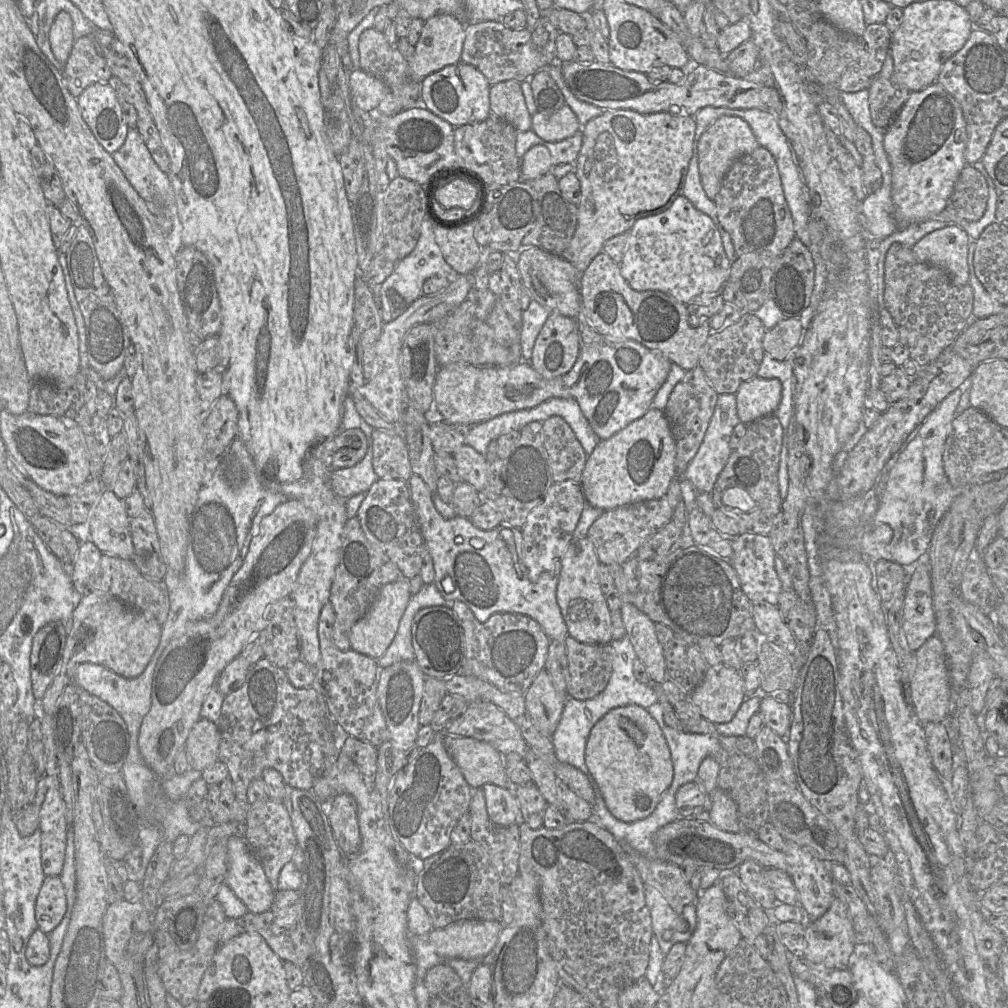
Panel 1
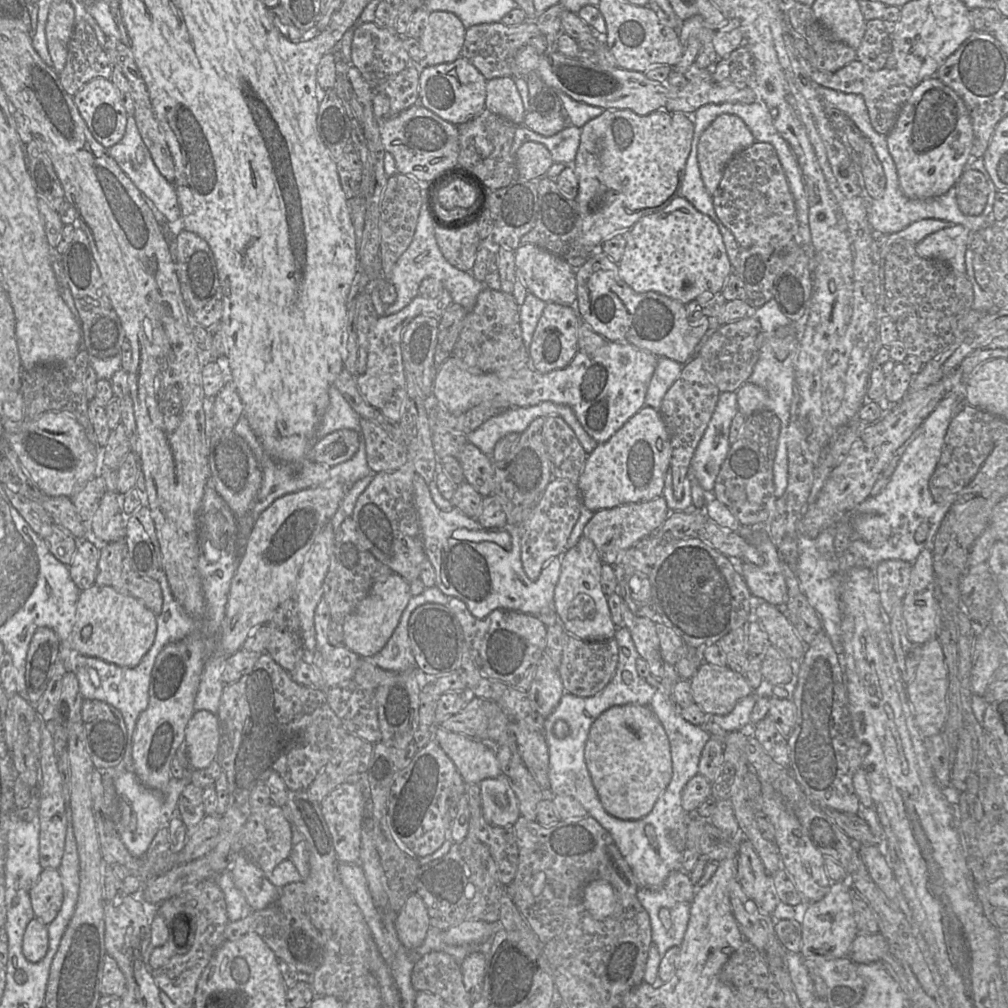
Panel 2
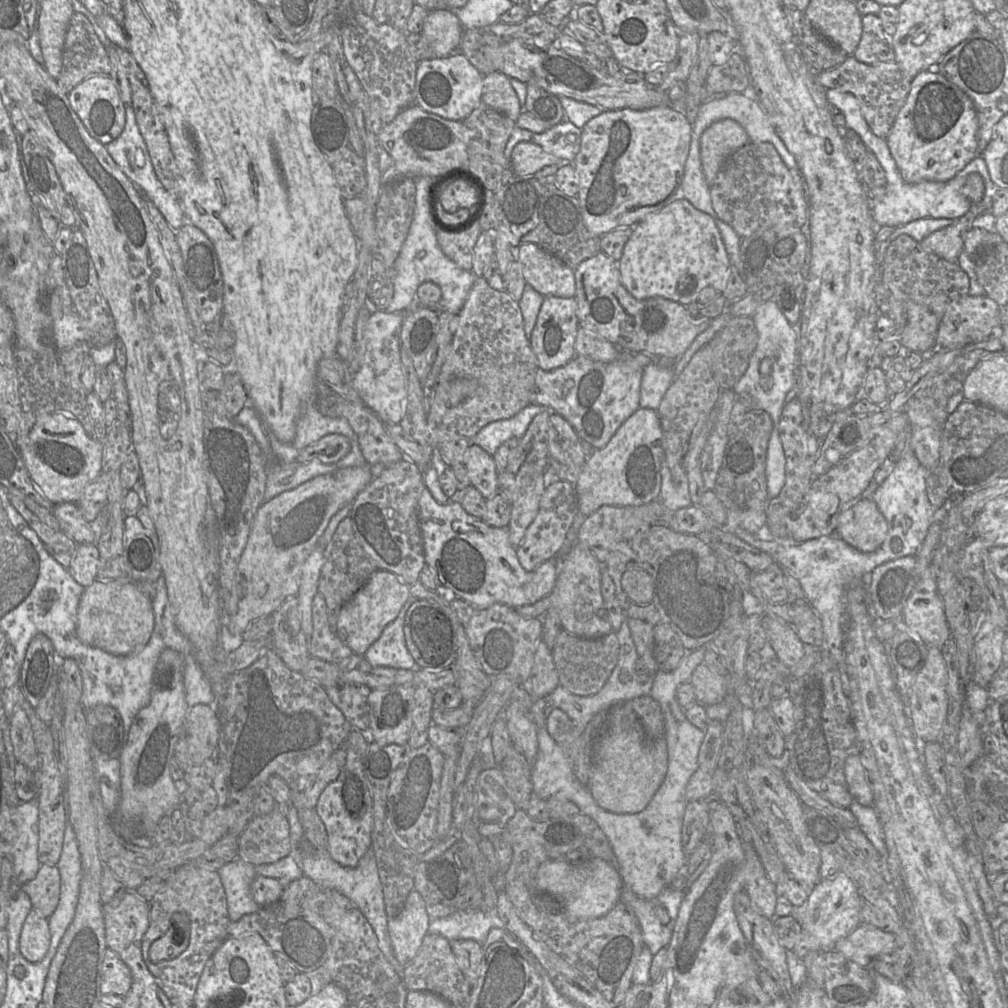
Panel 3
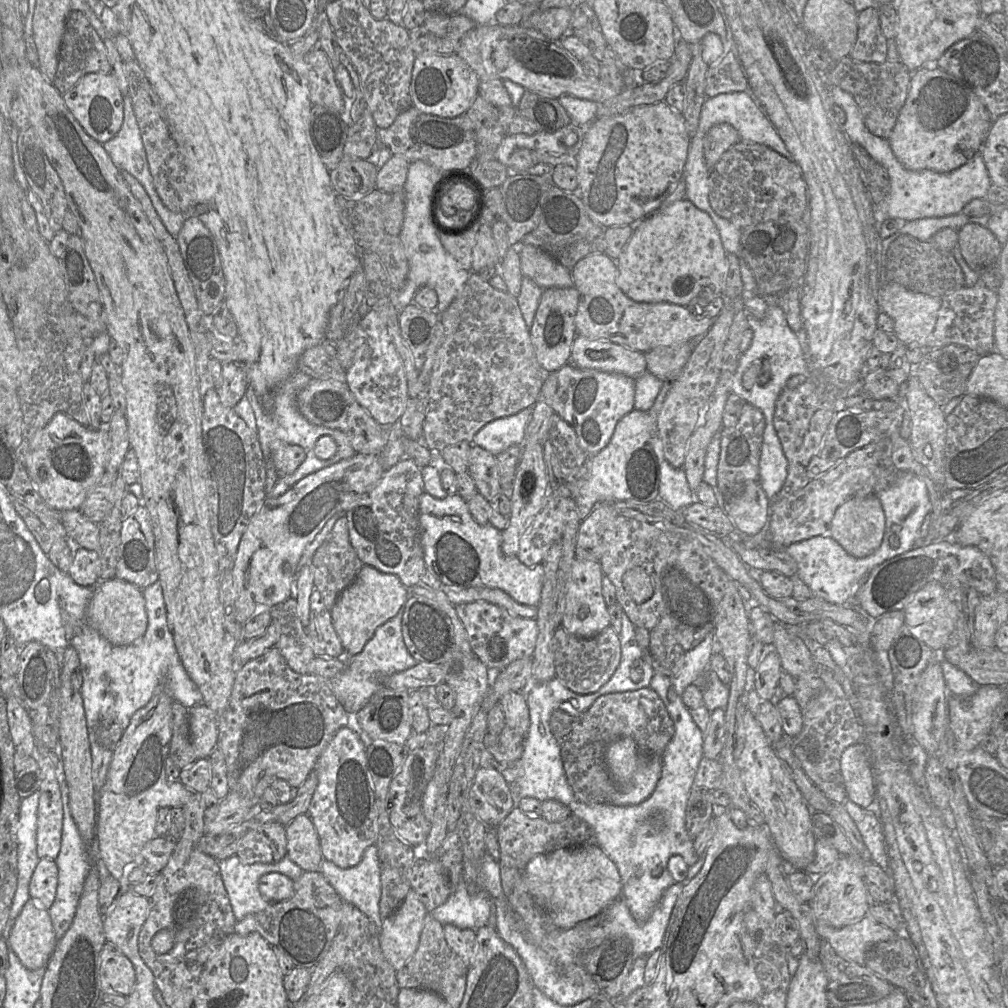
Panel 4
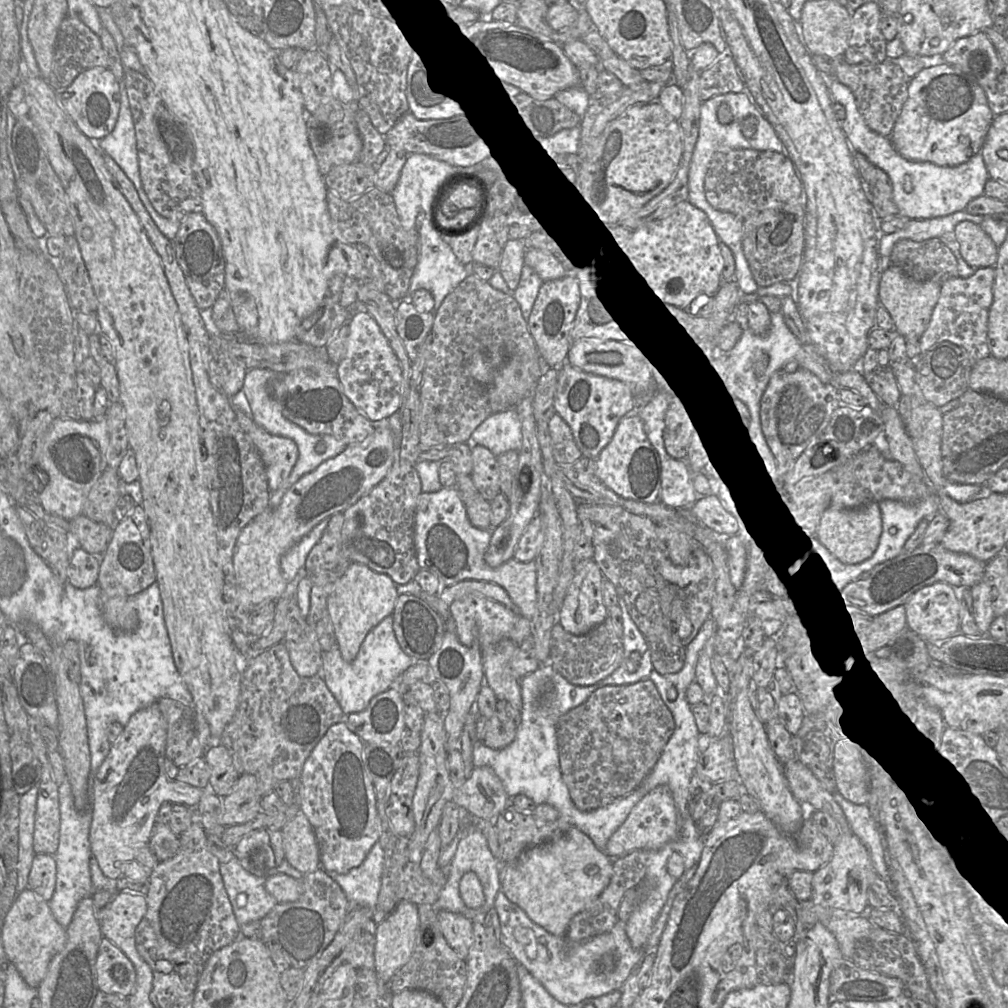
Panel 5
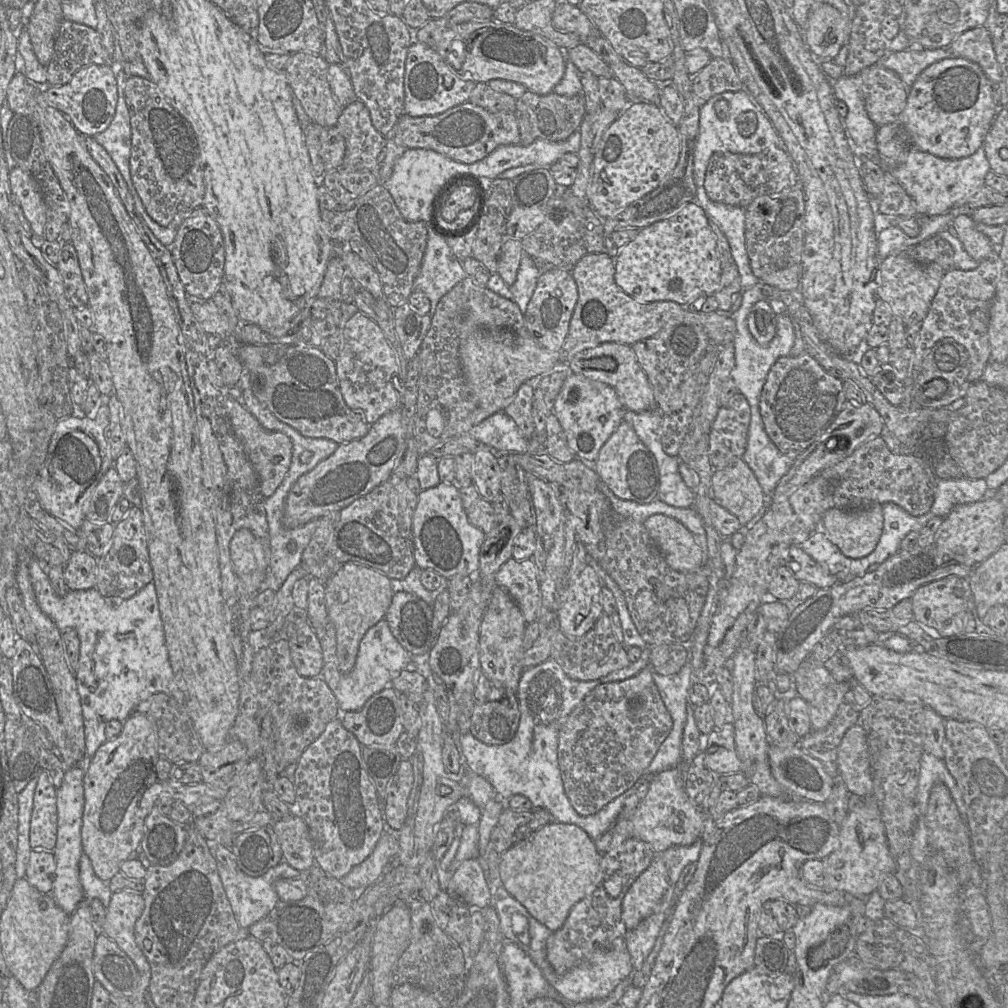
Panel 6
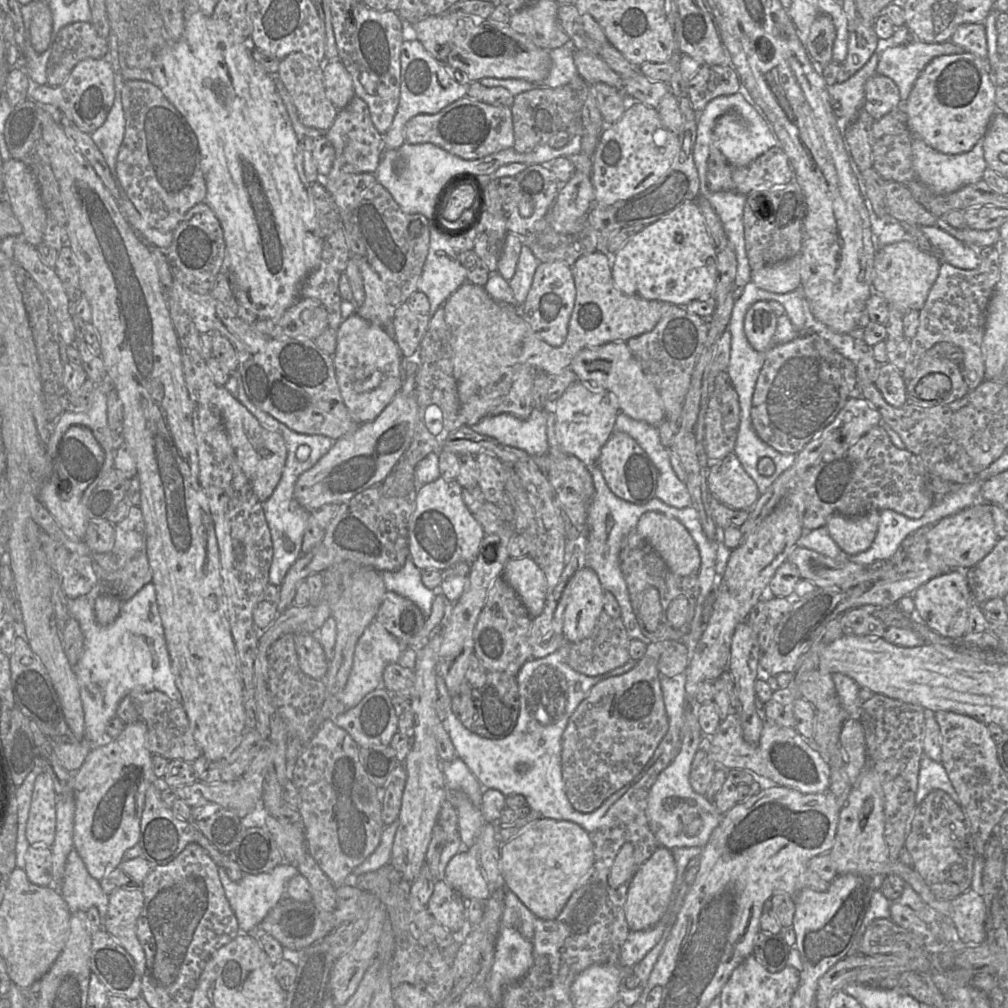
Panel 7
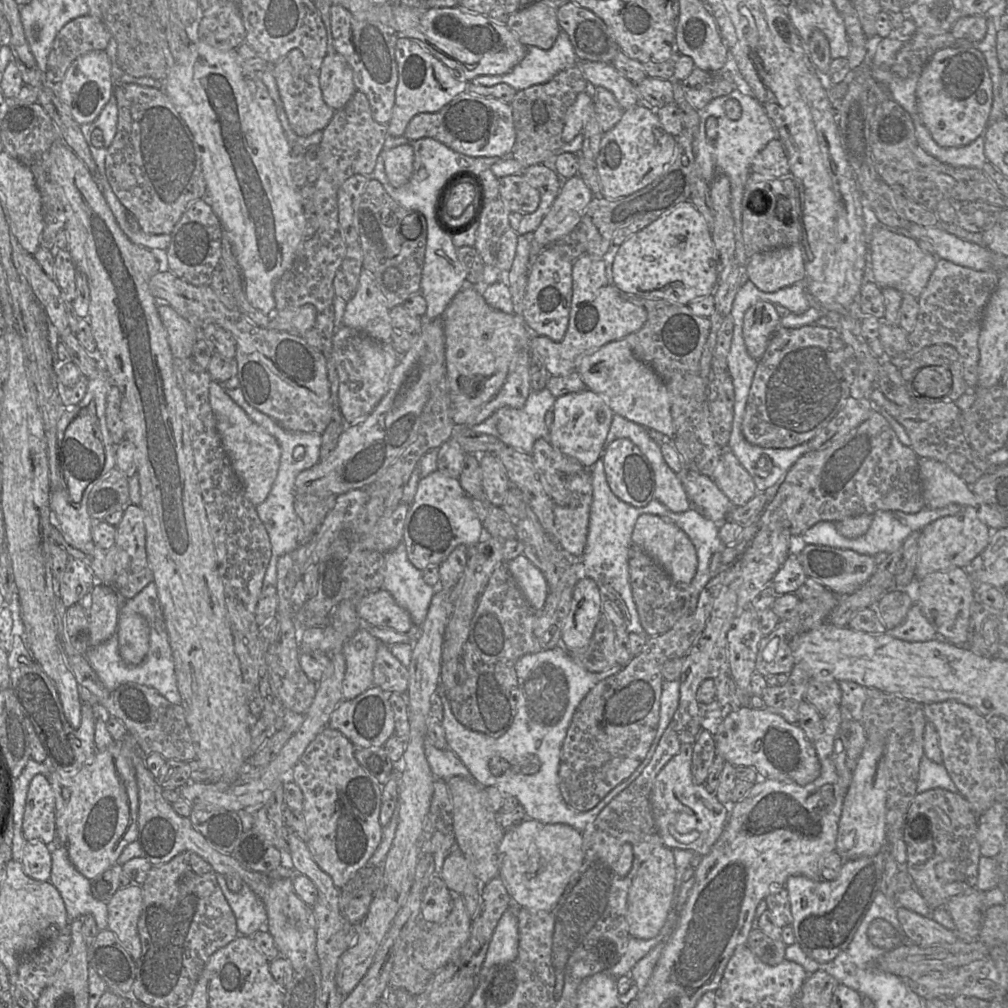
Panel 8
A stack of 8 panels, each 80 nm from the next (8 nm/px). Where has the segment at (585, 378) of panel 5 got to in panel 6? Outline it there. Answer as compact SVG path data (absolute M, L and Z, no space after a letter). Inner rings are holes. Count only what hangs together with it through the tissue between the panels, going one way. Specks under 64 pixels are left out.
M574 373L567 376L553 410L576 459L593 466L600 449L618 428L626 411L613 387Z

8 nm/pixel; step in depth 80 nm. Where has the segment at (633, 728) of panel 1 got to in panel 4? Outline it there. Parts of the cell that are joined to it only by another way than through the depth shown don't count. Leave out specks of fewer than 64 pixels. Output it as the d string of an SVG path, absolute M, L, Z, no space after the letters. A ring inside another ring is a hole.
M630 737L613 741L605 750L604 759L615 785L615 791L608 803L616 806L638 805L653 793L662 773L662 760L659 755L643 754Z

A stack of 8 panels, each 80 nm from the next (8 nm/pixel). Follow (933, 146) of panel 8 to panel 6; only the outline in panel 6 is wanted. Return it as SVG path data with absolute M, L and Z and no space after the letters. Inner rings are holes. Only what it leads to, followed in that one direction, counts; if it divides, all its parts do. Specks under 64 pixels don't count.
M983 145L972 155L960 159L940 158L910 146L905 162L886 172L890 172L902 185L912 199L919 216L934 216L945 213L951 208L966 205L968 199L985 185L985 176L989 170L991 169Z

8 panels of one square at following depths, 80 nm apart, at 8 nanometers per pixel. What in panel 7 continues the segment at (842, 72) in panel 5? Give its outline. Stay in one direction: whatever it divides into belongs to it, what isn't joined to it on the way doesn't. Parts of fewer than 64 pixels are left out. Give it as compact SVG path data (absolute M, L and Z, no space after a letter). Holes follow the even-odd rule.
M874 74L864 85L864 109L874 120L901 107L899 89L893 80Z

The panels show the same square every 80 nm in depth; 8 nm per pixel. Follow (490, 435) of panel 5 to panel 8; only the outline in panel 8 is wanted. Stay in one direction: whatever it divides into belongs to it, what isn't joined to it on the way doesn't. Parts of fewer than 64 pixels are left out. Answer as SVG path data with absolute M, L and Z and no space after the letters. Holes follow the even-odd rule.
M547 388L531 391L523 407L502 407L470 428L476 433L494 436L507 446L531 454L535 441L548 436L545 414L552 410L555 399ZM500 421L509 426L507 433L501 434L498 431L497 424Z

